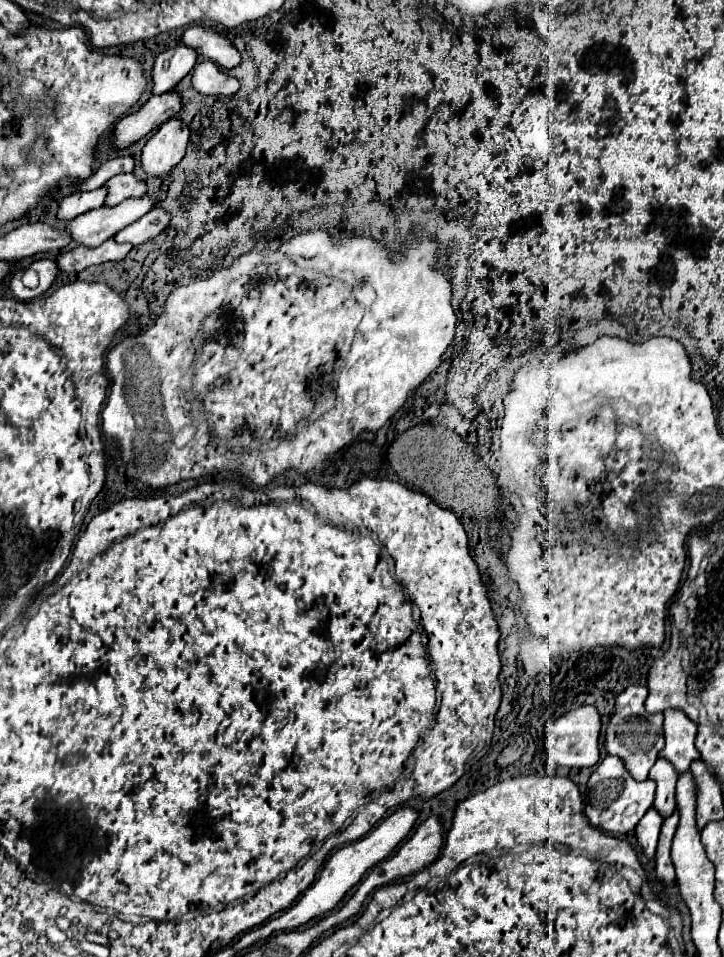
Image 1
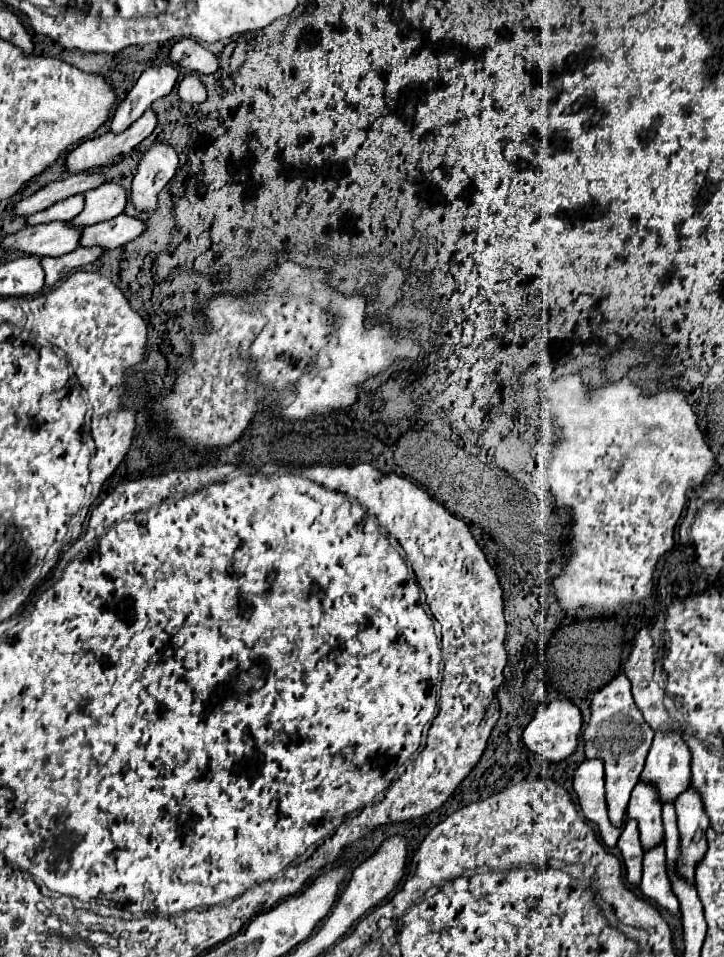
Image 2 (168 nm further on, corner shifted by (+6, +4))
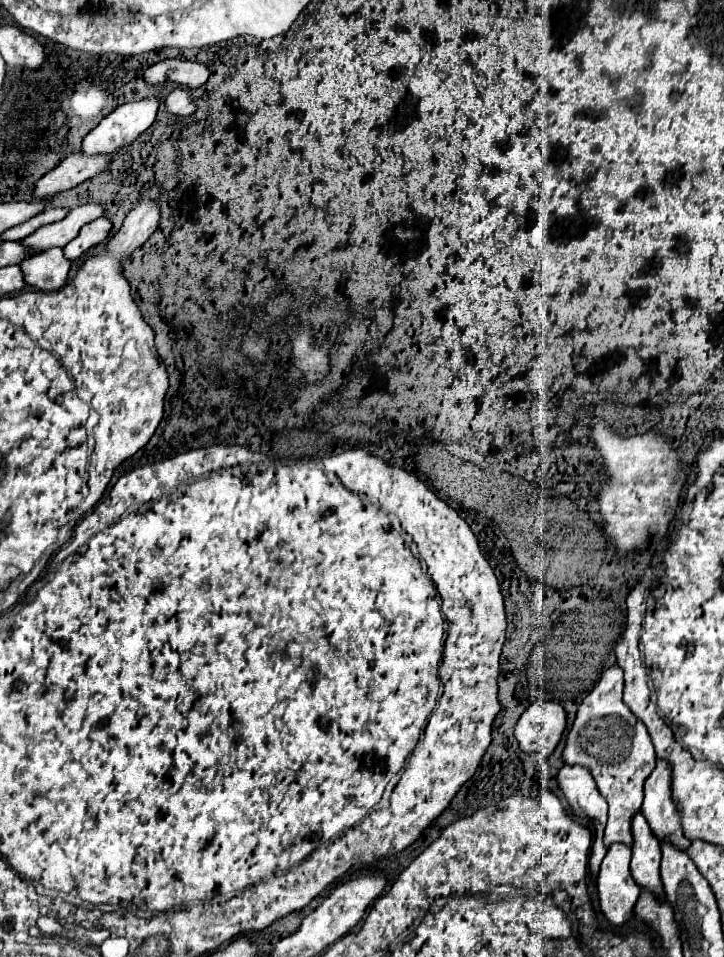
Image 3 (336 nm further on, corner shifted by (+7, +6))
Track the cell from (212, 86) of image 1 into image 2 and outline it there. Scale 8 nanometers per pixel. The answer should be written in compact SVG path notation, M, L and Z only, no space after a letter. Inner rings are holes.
M191 72L183 78L183 82L179 84L179 98L183 102L191 102L191 104L199 104L199 102L207 100L207 88L201 82L199 74Z

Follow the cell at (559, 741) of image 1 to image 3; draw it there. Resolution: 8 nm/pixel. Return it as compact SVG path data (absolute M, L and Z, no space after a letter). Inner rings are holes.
M537 699L520 716L514 736L524 752L550 756L566 728L566 714L559 702Z

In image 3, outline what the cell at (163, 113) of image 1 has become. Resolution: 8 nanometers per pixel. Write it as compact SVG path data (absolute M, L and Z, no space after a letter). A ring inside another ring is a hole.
M70 154L62 164L42 176L34 186L34 198L44 200L58 192L72 190L80 182L96 176L108 166L110 158L106 156L84 156L84 154Z

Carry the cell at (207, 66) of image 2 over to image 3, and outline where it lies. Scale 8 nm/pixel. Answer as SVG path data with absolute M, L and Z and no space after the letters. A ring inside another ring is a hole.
M164 60L144 72L144 80L150 86L164 86L170 82L182 88L200 88L206 84L208 76L210 72L204 64L186 60Z

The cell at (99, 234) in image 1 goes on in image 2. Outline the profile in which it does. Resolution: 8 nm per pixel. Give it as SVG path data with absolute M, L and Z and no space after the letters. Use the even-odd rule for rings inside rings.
M47 222L37 226L25 226L17 234L9 234L1 240L3 248L19 250L31 256L61 256L73 252L79 246L83 228L71 222Z

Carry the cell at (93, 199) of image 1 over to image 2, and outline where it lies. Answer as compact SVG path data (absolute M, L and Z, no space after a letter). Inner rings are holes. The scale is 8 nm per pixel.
M75 194L75 196L69 196L57 204L51 204L49 208L41 210L41 212L35 212L27 218L27 222L33 226L33 224L45 224L45 222L55 222L55 220L63 220L63 222L69 222L73 220L77 214L81 214L83 210L83 204L85 204L85 198L83 194Z

